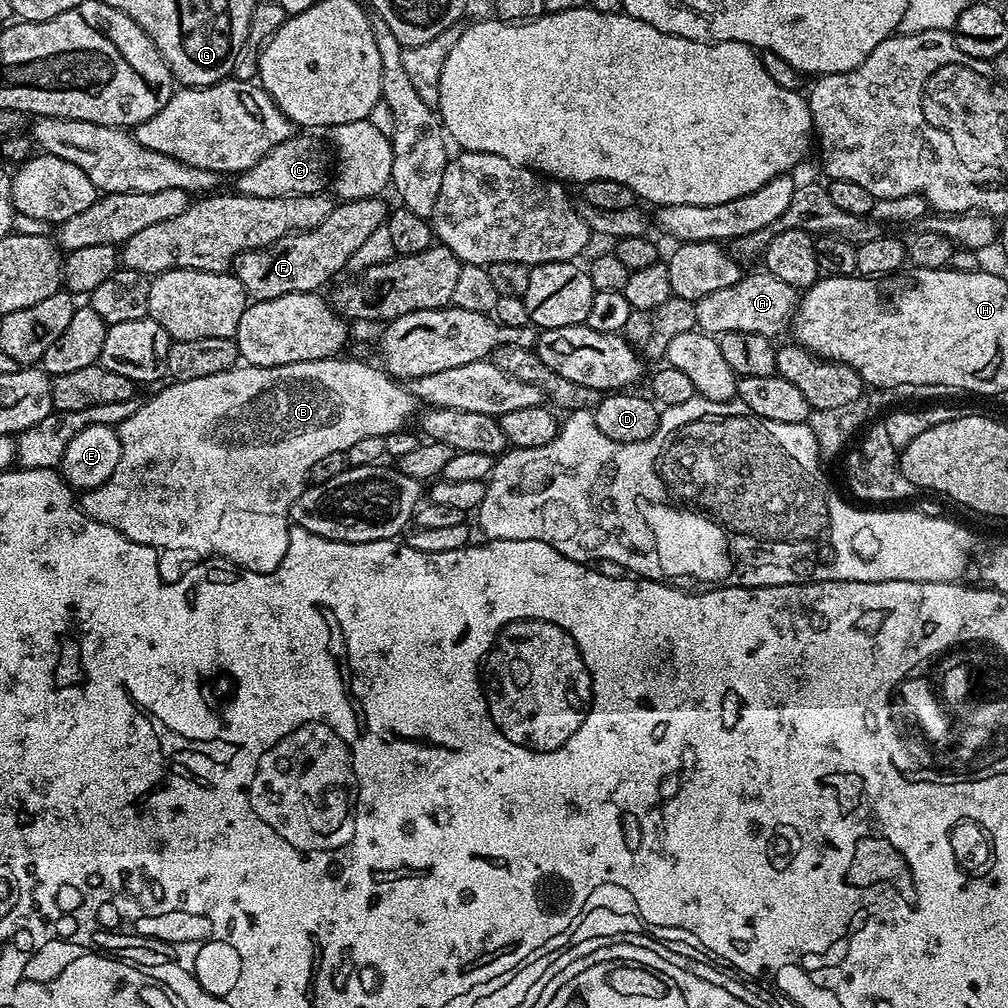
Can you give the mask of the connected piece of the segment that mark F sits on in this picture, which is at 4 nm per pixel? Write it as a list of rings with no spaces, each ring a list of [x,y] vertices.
[[[383,199],[346,200],[318,226],[308,232],[291,232],[265,248],[243,252],[236,260],[234,274],[253,301],[278,298],[282,294],[320,292],[331,276],[344,272],[358,246],[379,227],[386,224],[390,211]]]

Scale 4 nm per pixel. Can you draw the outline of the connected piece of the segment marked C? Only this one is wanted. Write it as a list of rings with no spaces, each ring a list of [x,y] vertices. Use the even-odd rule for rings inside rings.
[[[294,134],[282,146],[274,146],[250,170],[235,177],[235,191],[242,196],[254,198],[302,198],[310,194],[325,191],[330,184],[330,173],[333,161],[330,159],[330,148],[316,134]]]

